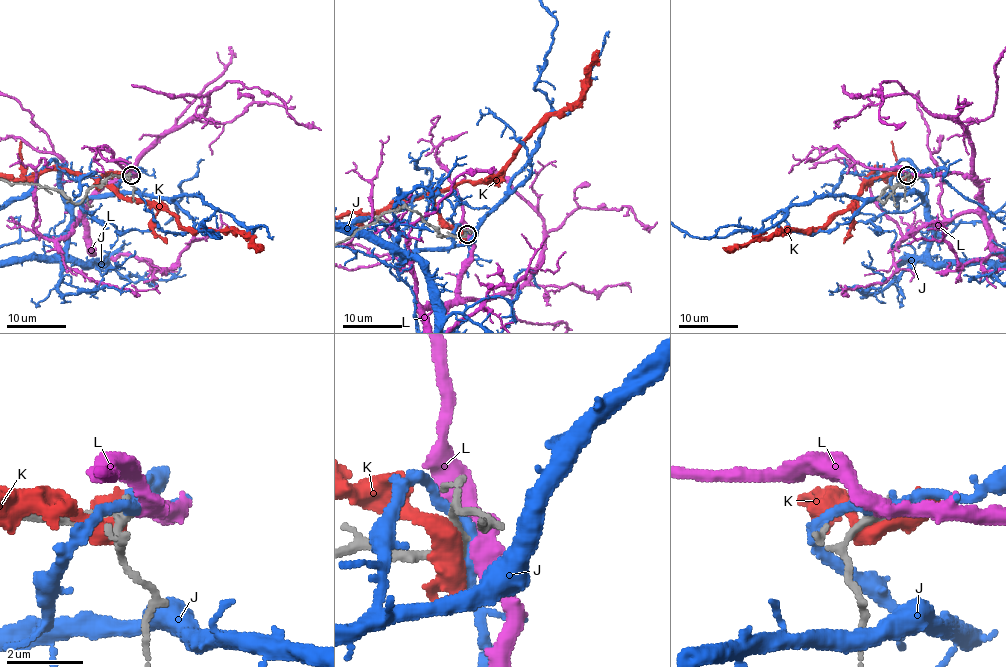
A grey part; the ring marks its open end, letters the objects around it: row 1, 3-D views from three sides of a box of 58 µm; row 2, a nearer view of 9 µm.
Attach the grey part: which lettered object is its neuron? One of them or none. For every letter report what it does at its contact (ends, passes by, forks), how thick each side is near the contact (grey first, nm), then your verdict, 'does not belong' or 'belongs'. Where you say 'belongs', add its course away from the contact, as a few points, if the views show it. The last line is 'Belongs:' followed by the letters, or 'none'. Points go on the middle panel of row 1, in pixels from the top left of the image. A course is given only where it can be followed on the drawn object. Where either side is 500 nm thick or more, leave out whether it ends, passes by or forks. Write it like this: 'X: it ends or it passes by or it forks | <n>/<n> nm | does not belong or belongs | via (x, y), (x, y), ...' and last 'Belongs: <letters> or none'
J: it passes by | 260/320 nm | does not belong
K: 280/500 nm | does not belong
L: it passes by | 240/400 nm | belongs
Belongs: L

